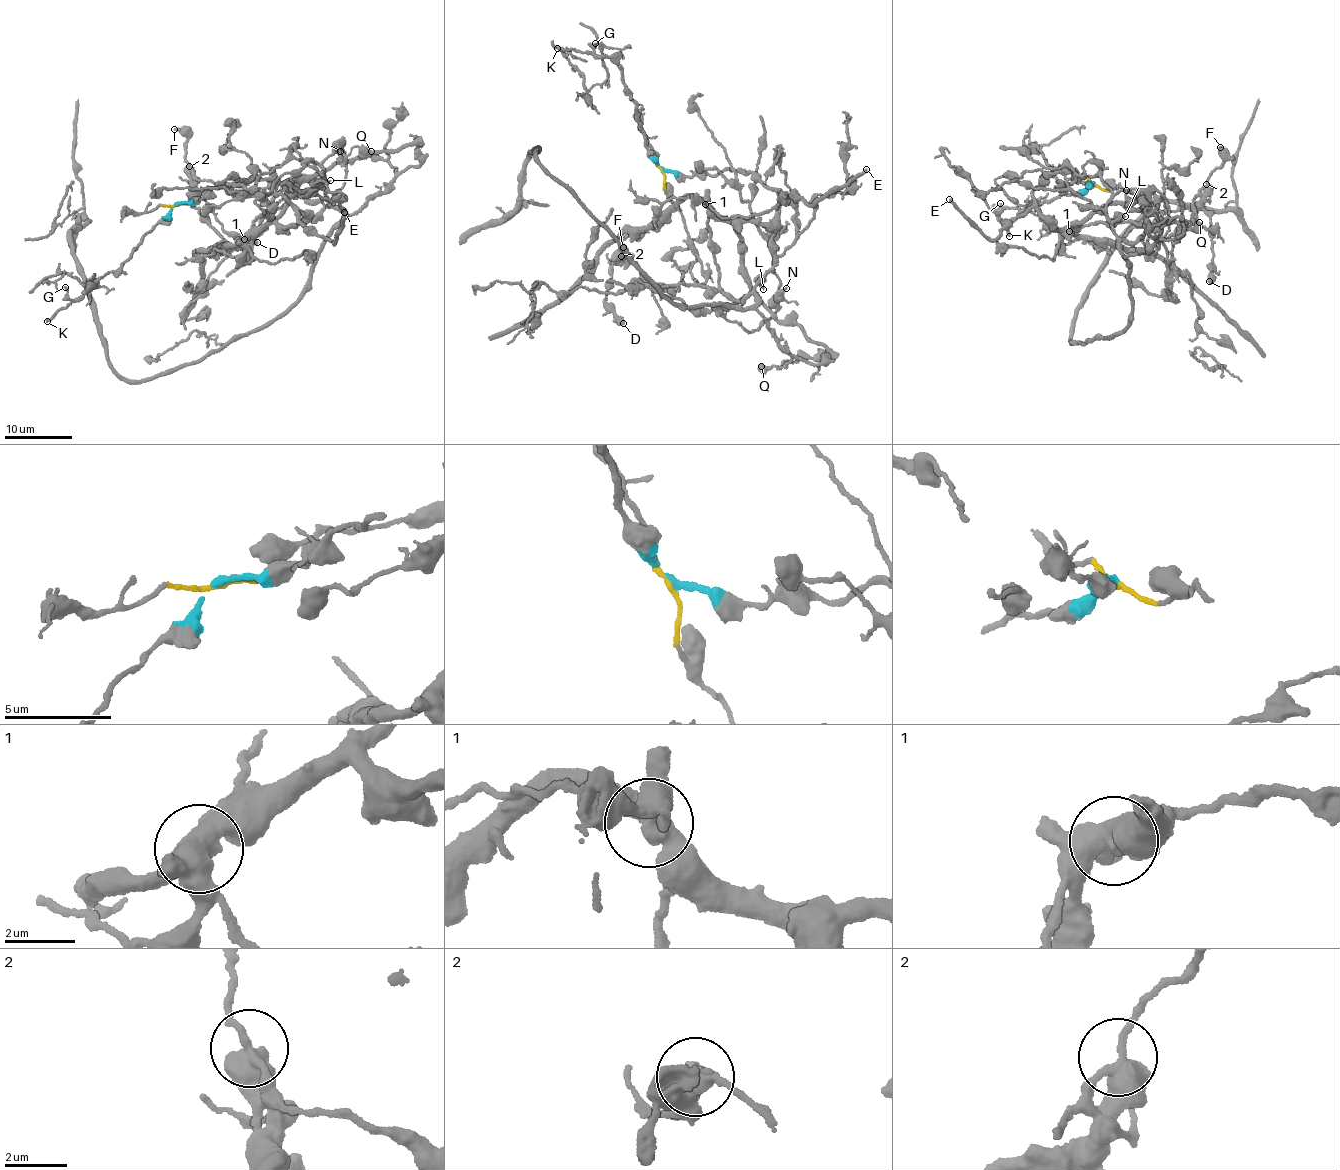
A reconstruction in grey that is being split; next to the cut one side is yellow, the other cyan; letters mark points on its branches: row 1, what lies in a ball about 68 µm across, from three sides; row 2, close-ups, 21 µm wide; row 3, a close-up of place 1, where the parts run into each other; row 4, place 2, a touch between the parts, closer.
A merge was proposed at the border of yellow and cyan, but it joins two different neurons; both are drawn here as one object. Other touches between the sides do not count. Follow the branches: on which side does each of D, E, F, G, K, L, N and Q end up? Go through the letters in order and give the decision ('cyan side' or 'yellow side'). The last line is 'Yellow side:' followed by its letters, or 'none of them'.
D: cyan side
E: cyan side
F: yellow side
G: cyan side
K: cyan side
L: yellow side
N: yellow side
Q: yellow side
Yellow side: F, L, N, Q

